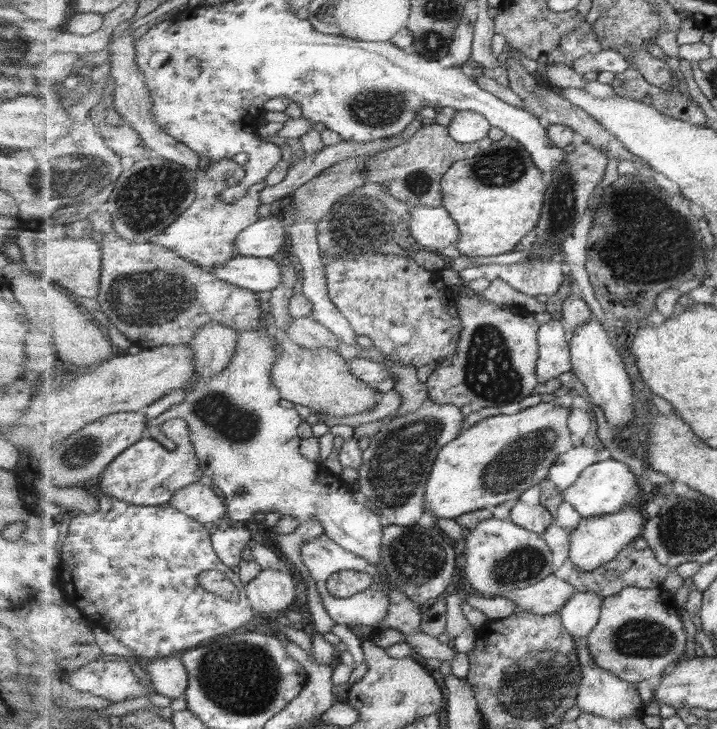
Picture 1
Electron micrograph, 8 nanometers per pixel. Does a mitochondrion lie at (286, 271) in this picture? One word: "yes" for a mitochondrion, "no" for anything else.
no

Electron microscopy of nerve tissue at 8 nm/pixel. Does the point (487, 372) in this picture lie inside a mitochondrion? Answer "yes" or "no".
yes

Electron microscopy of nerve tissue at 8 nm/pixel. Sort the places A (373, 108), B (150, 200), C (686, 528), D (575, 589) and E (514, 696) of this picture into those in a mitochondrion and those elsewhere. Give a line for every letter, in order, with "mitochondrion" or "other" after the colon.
A: mitochondrion
B: mitochondrion
C: mitochondrion
D: other
E: mitochondrion

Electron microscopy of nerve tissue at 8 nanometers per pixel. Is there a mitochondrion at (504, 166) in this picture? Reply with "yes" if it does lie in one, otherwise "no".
yes

